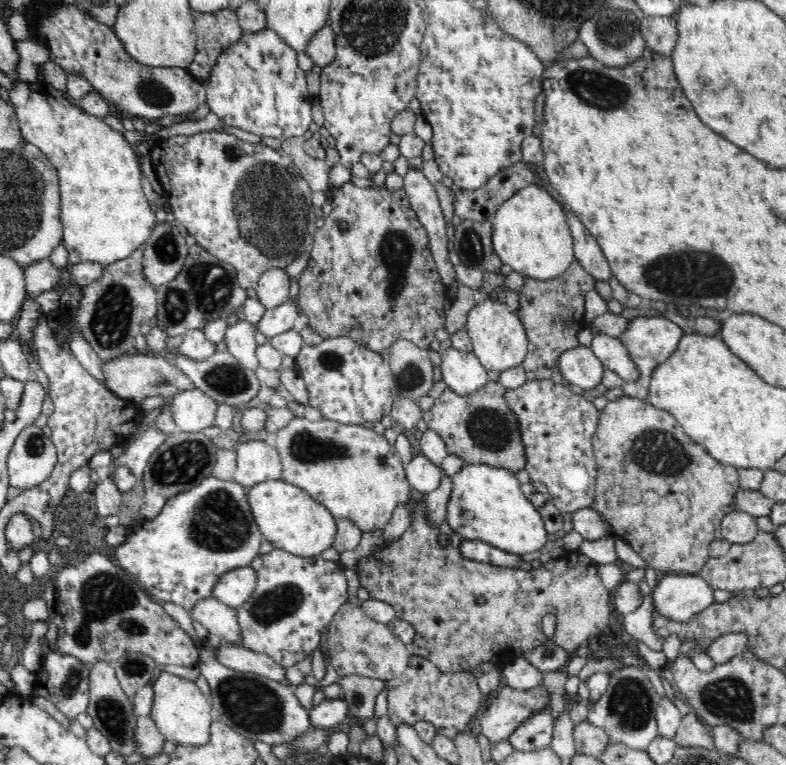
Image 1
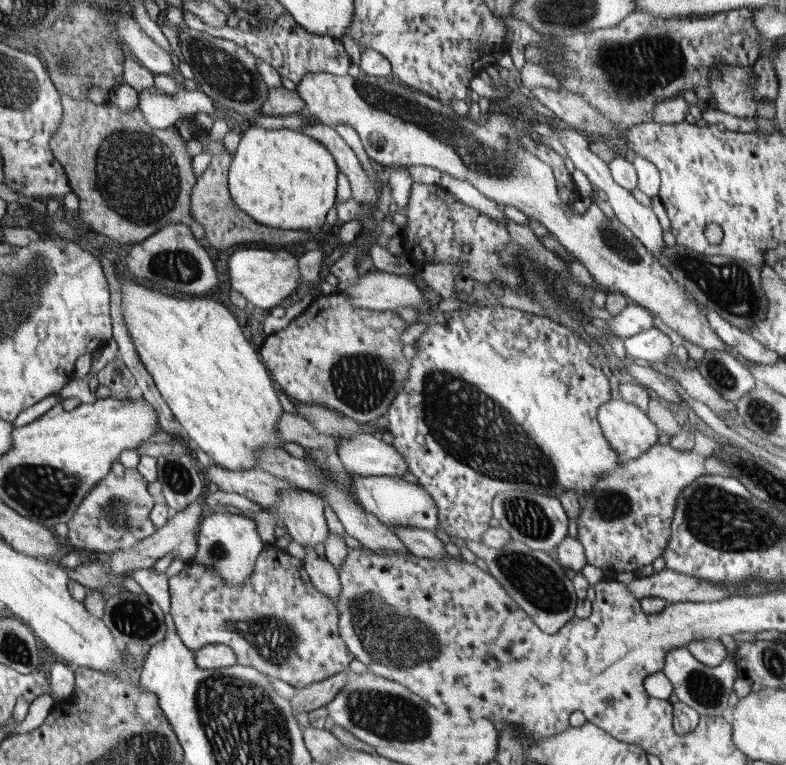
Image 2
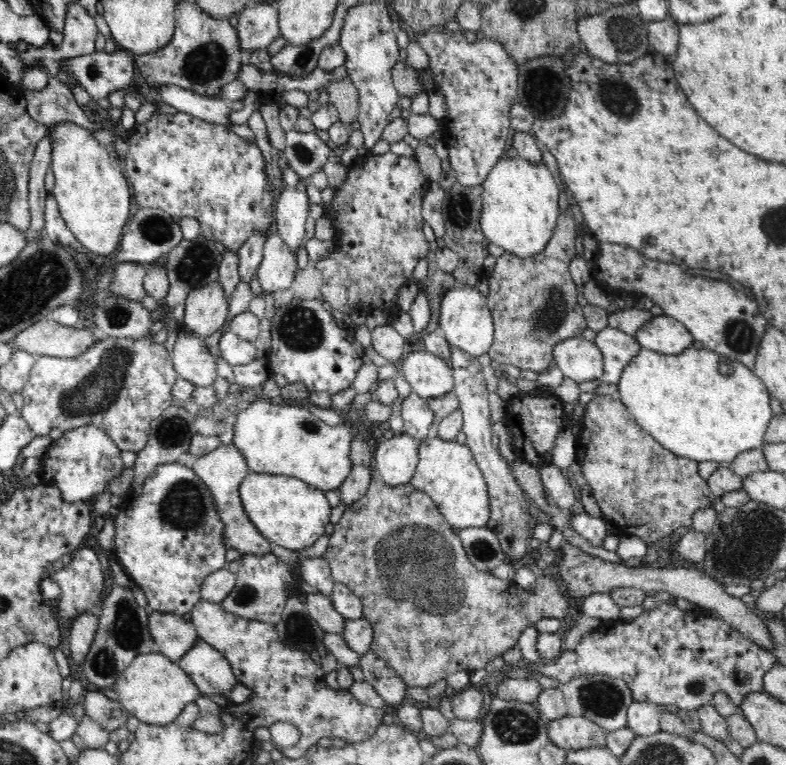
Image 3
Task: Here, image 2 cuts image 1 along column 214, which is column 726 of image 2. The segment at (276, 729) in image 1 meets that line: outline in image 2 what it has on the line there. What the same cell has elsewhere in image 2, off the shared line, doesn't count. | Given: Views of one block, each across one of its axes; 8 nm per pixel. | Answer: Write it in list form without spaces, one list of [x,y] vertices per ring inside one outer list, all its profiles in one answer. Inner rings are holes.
[[[675,648],[675,650],[667,652],[665,666],[661,672],[667,676],[667,680],[673,686],[673,700],[687,704],[697,714],[725,718],[731,712],[729,696],[733,694],[733,680],[737,678],[737,666],[729,658],[727,652],[725,652],[725,662],[709,668],[709,666],[701,664],[699,660],[695,660],[695,656],[691,656],[687,648]]]

